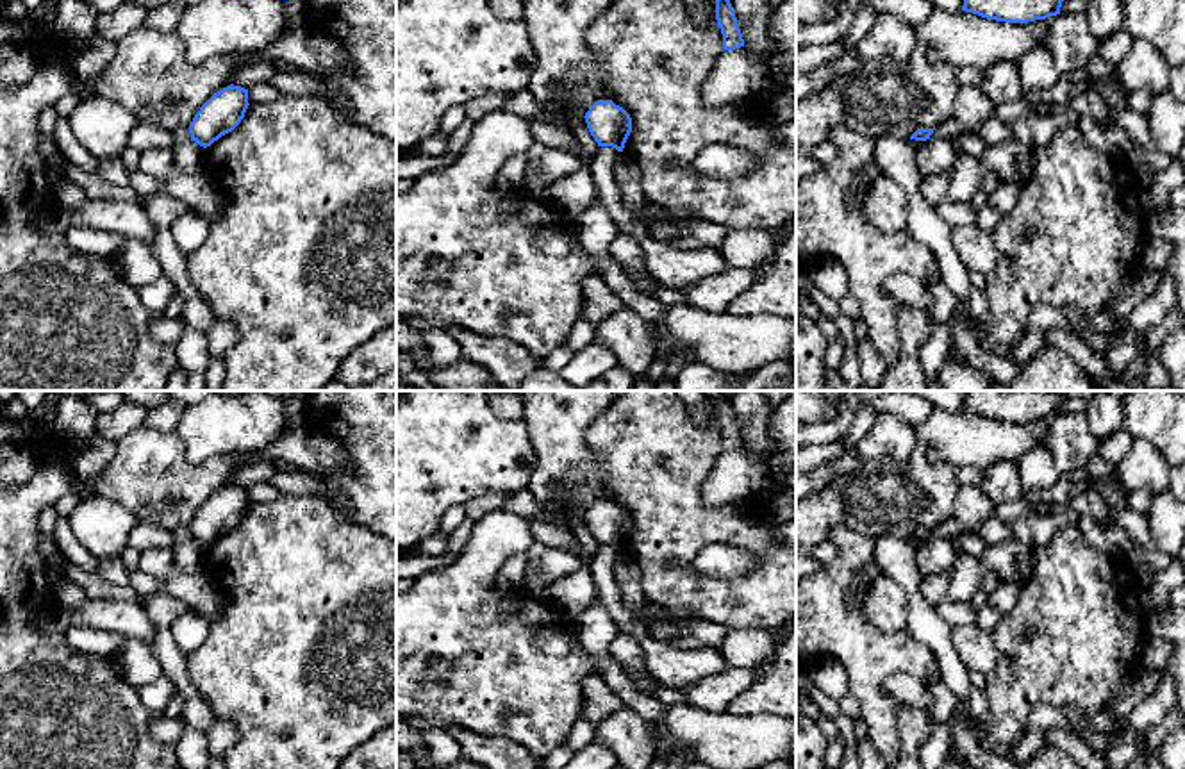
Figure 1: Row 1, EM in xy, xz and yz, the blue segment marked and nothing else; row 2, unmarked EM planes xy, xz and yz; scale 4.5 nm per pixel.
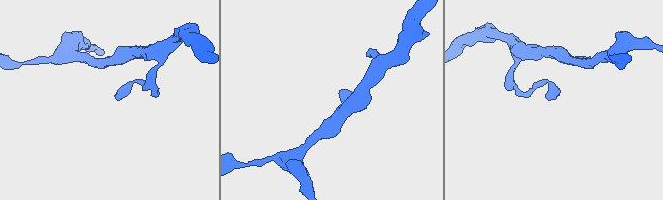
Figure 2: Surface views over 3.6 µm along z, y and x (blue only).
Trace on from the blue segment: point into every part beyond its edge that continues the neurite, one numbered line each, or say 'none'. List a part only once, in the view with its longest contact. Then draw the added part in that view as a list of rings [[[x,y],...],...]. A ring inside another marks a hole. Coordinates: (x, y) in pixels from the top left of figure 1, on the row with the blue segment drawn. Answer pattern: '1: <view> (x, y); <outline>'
none

